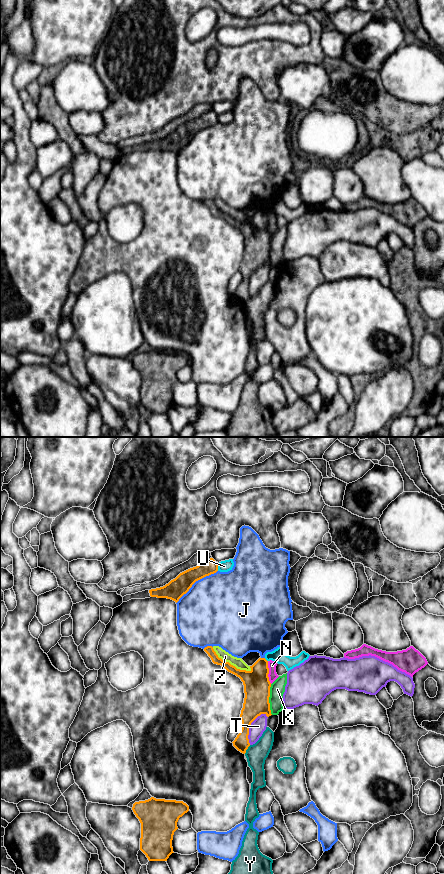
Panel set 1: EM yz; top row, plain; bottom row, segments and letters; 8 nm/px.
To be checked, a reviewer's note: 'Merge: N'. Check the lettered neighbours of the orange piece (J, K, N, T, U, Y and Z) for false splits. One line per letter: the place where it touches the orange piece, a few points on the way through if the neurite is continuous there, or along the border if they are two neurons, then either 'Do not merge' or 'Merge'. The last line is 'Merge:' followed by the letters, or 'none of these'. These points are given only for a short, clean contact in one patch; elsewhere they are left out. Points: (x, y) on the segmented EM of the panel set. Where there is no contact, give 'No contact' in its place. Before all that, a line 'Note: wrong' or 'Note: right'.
Note: wrong
J: Touches orange at yz (195, 581). Do not merge
K: Touches orange at yz (268, 699). Boundary: yz (270, 684), (269, 709), (272, 714). Do not merge
N: Touches orange at yz (268, 672). Do not merge
T: Touches orange at yz (249, 726). Do not merge
U: Touches orange at yz (217, 567). Do not merge
Y: Touches orange at yz (247, 748). Do not merge
Z: Touches orange at yz (229, 663). Do not merge
Merge: none of these

